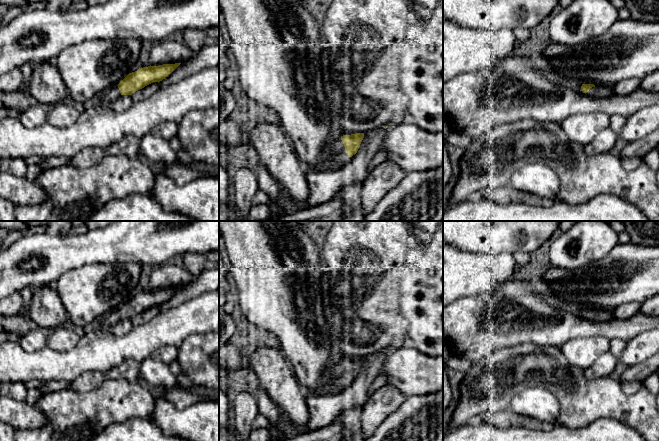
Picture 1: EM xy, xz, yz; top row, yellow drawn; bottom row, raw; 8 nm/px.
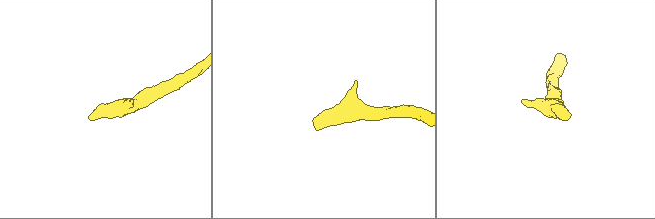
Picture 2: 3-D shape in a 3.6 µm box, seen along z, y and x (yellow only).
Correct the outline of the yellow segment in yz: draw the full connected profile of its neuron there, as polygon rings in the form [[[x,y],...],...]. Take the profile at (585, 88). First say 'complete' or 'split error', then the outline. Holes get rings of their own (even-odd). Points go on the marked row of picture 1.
split error | [[[582,84],[581,91],[592,98],[608,98],[615,95],[610,87],[598,87],[594,84]]]

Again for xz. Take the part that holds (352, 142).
split error | [[[364,133],[343,135],[332,142],[327,148],[324,171],[337,171],[345,164],[347,157],[355,155],[364,138]]]

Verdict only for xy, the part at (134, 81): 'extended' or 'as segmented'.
extended

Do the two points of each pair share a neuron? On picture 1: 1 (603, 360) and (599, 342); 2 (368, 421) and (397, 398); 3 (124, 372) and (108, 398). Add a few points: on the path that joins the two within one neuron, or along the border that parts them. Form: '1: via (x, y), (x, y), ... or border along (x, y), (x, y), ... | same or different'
1: border along (609, 350), (602, 353), (584, 369) | different
2: via (375, 414), (390, 399) | same
3: border along (105, 378), (122, 378), (130, 382), (140, 382) | different

